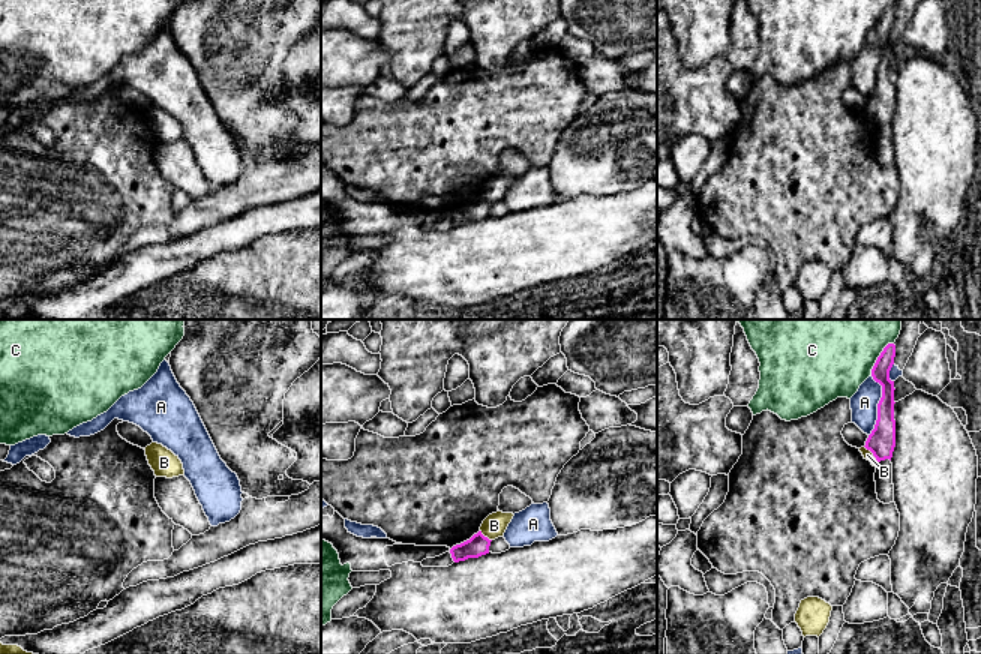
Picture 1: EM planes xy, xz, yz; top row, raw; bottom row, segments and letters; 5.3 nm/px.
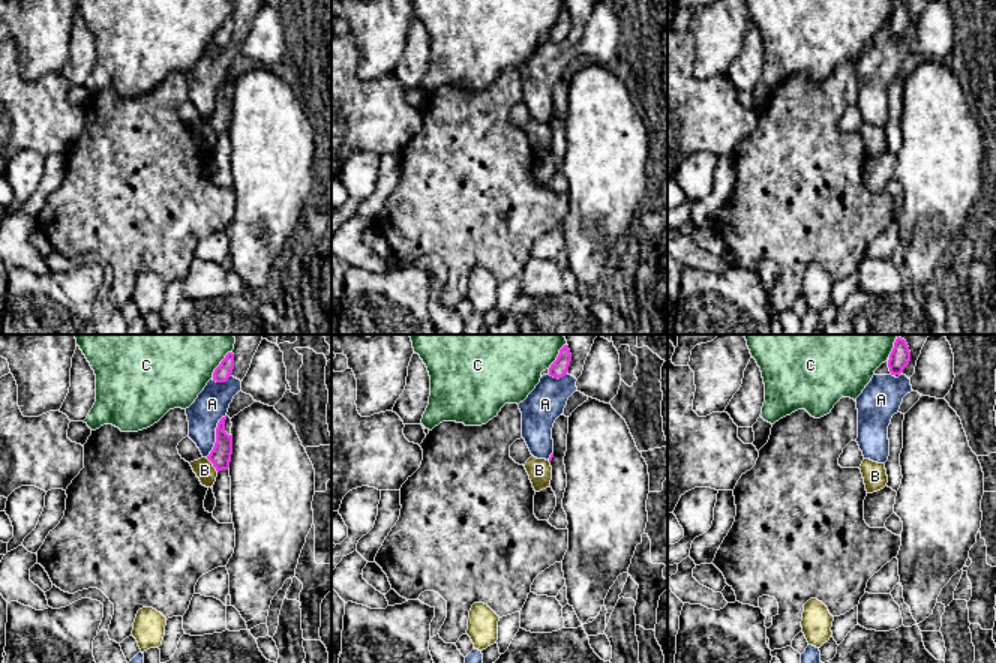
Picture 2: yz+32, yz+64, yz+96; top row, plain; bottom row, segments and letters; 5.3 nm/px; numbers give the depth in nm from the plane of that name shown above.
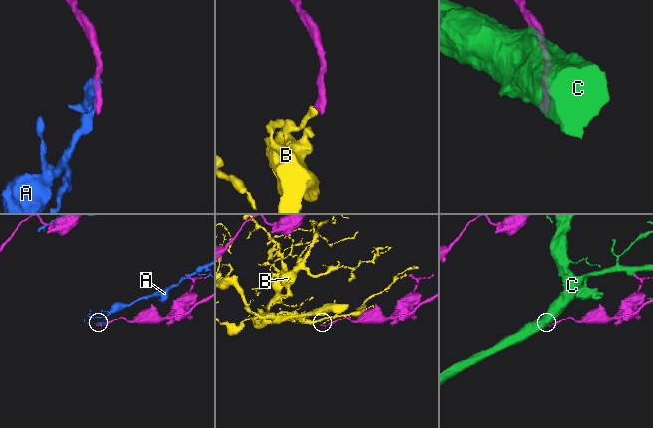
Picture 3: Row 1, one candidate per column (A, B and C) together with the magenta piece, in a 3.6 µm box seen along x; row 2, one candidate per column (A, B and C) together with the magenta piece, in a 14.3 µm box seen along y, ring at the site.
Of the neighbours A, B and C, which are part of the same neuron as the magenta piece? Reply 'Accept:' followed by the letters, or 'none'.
Accept: none

